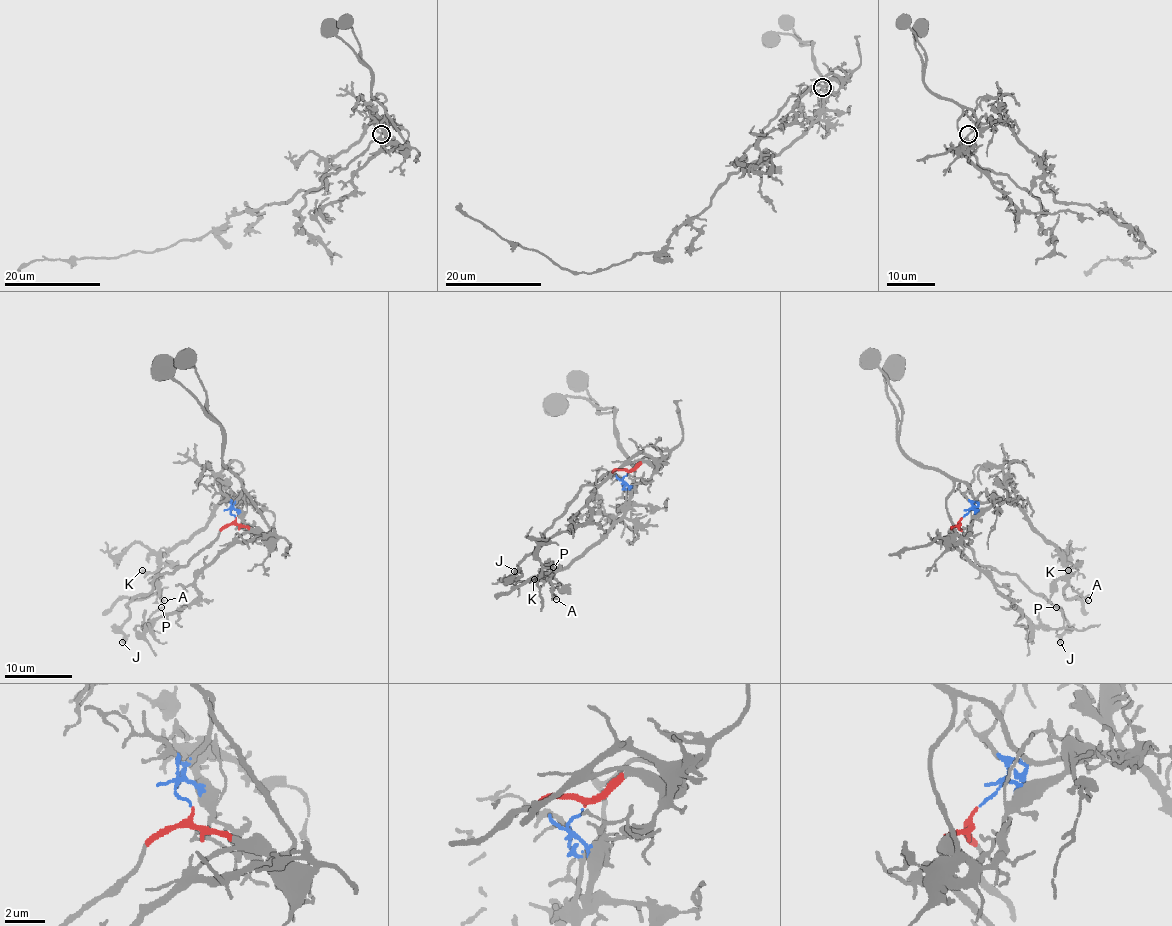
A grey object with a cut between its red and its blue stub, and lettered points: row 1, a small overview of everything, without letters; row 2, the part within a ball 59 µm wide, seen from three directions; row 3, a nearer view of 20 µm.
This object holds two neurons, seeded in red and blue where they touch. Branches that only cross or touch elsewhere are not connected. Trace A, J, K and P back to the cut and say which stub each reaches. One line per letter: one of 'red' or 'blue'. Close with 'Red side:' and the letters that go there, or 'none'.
A: blue
J: red
K: blue
P: red
Red side: J, P

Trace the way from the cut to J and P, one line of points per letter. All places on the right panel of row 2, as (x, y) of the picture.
J: (961, 517), (963, 540), (980, 564), (1014, 573), (1034, 593), (1041, 593), (1061, 610), (1066, 622), (1059, 642)
P: (961, 517), (959, 524), (949, 530), (951, 540), (1034, 625), (1053, 629), (1063, 625), (1063, 612), (1056, 607)

